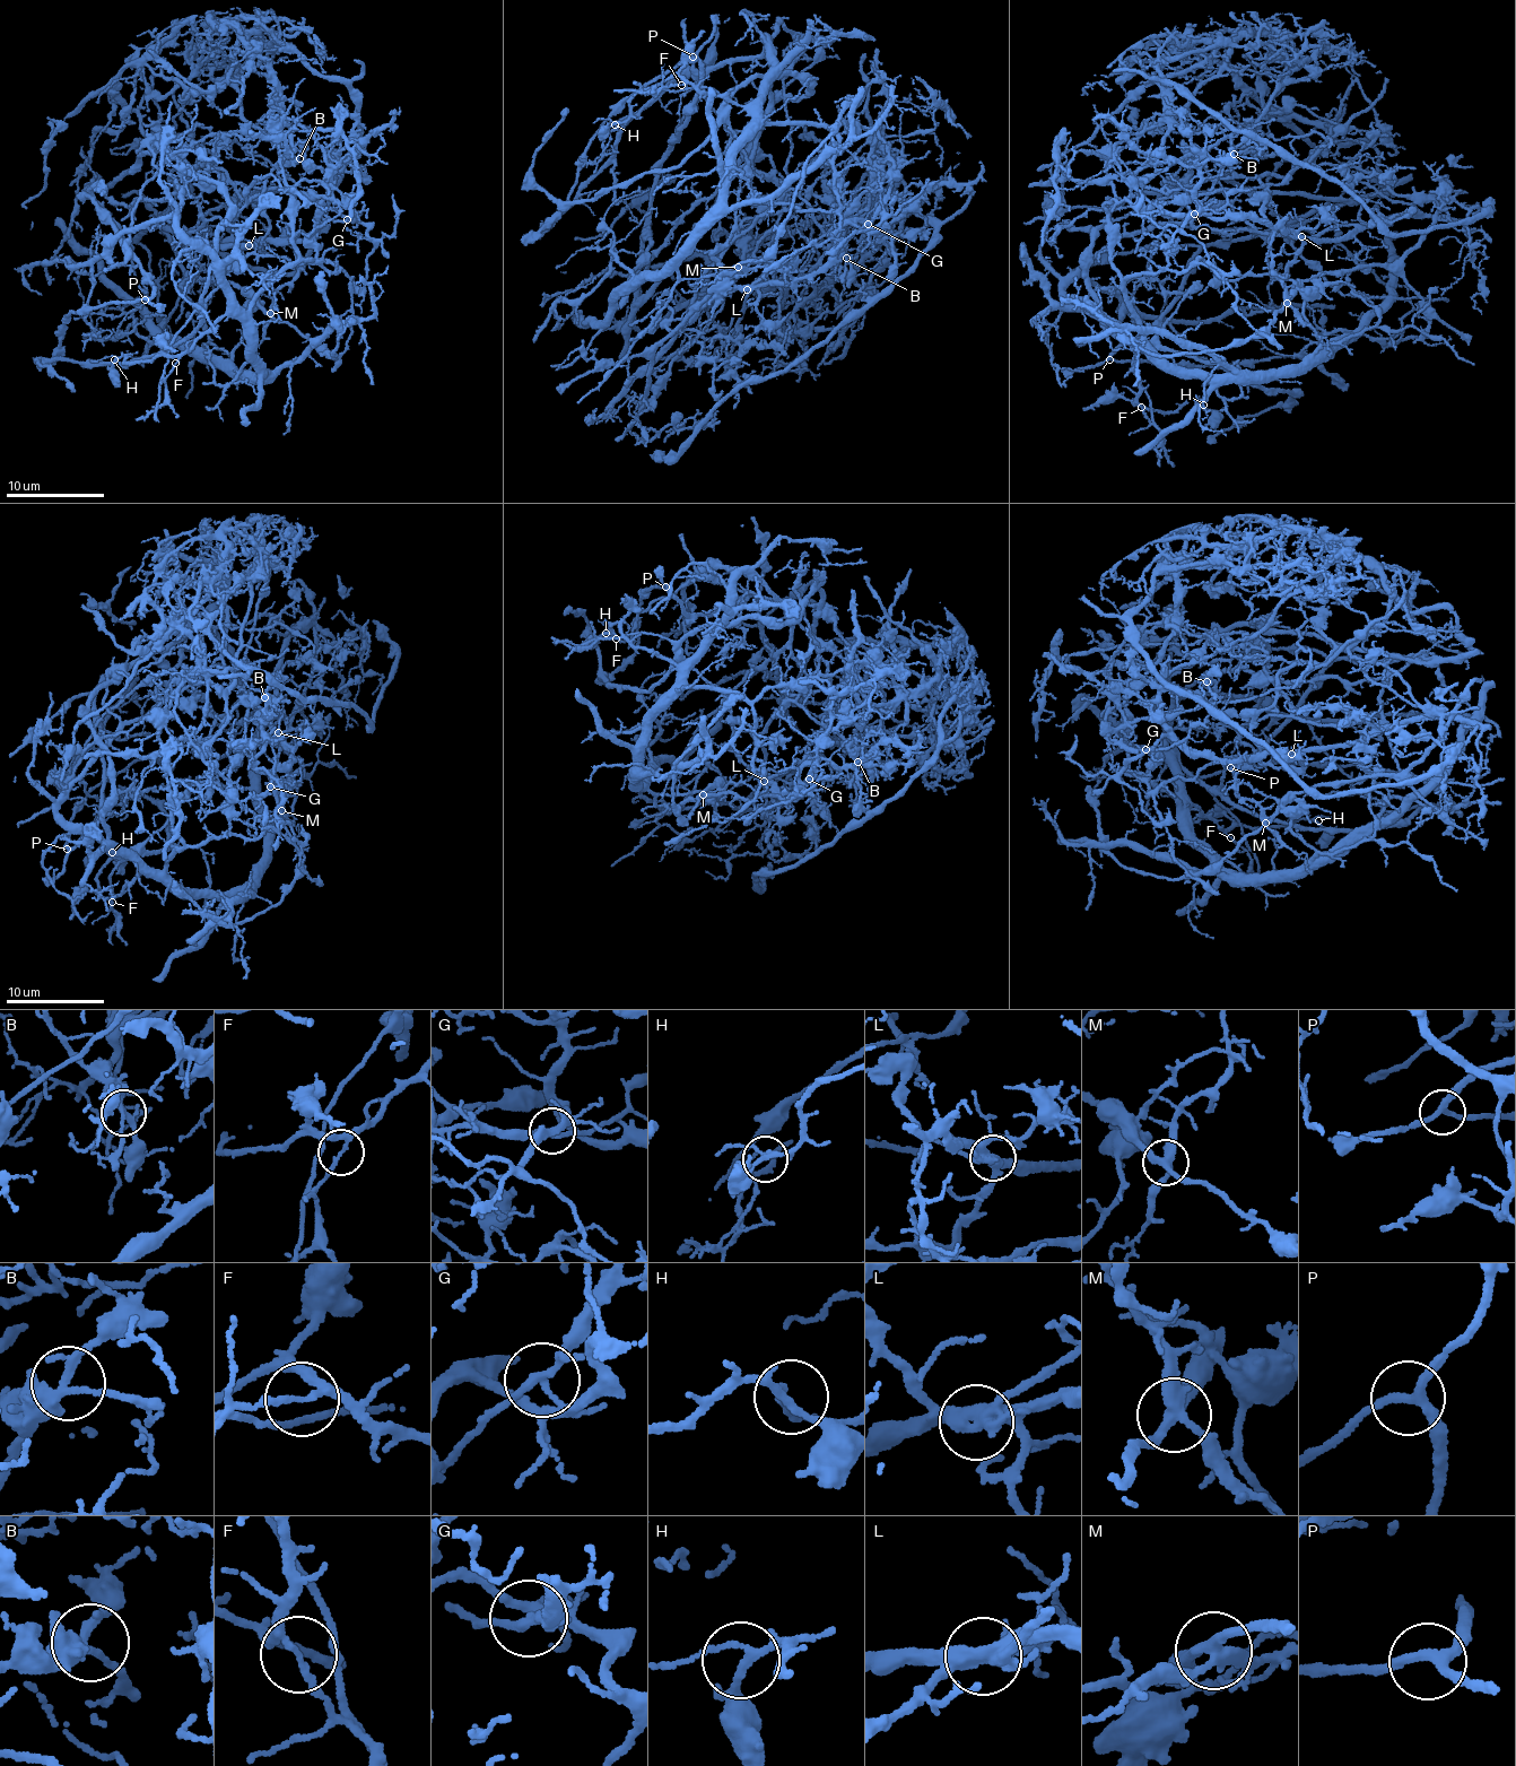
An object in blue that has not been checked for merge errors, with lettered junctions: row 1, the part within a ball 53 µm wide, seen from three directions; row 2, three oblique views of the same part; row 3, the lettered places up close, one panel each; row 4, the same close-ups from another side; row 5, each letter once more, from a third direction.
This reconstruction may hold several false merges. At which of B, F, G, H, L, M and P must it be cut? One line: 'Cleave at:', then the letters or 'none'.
Cleave at: F, G, L, M

